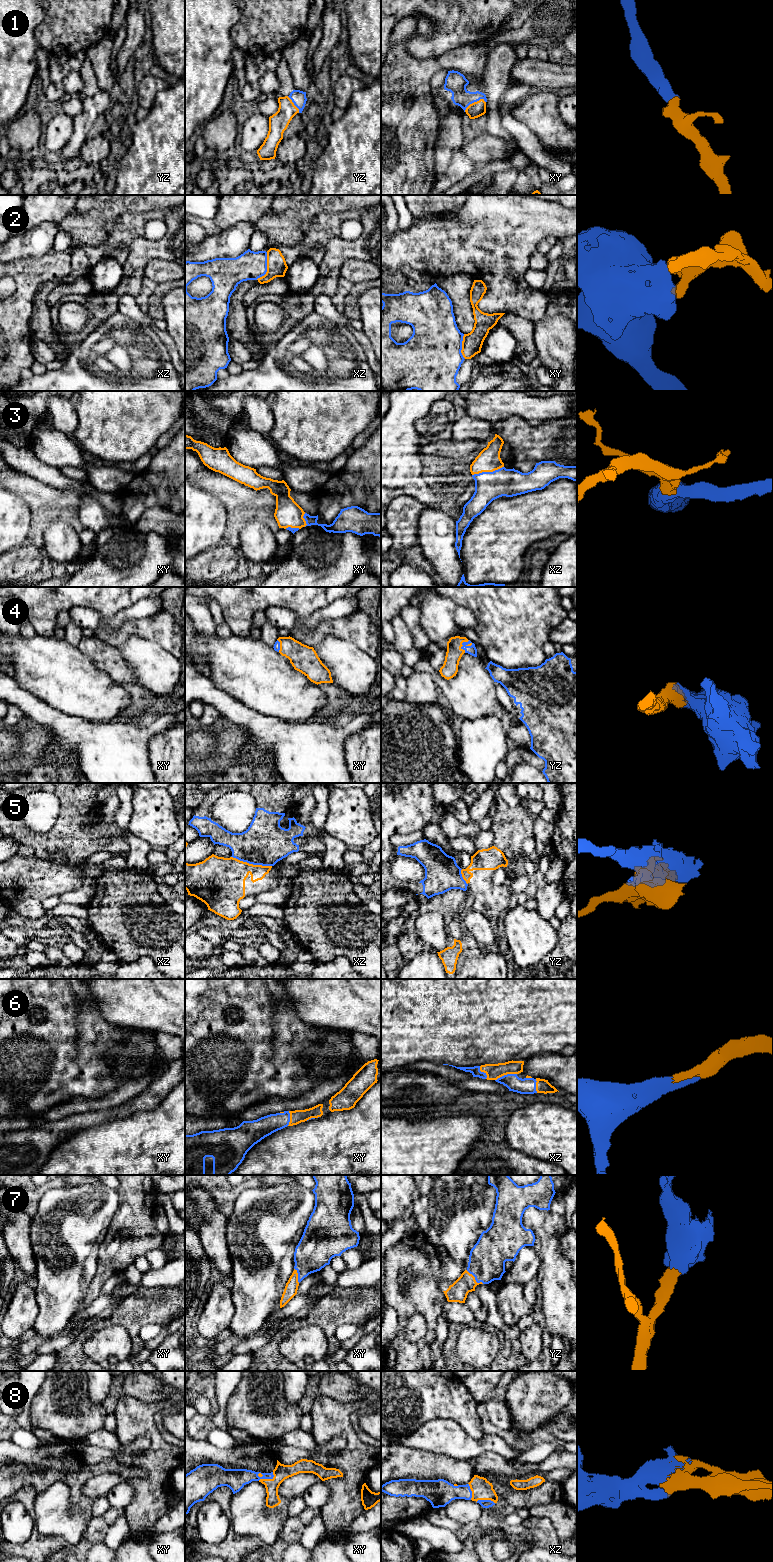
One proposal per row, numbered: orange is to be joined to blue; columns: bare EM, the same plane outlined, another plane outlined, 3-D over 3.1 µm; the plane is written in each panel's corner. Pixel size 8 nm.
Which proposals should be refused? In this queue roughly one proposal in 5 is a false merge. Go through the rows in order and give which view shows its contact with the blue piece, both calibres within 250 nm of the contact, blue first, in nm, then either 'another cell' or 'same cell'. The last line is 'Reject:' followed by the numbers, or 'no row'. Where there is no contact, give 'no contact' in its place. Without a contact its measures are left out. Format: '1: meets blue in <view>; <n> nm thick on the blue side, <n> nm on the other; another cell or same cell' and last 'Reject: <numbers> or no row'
1: meets blue in xy; 170 nm thick on the blue side, 120 nm on the other; same cell
2: meets blue in xz; 240 nm thick on the blue side, 160 nm on the other; another cell
3: meets blue in xz; 220 nm thick on the blue side, 190 nm on the other; same cell
4: meets blue in yz; 70 nm thick on the blue side, 130 nm on the other; same cell
5: meets blue in xz; 360 nm thick on the blue side, 340 nm on the other; another cell
6: meets blue in xz; 130 nm thick on the blue side, 130 nm on the other; same cell
7: meets blue in yz; 300 nm thick on the blue side, 160 nm on the other; same cell
8: meets blue in xy; 160 nm thick on the blue side, 130 nm on the other; same cell
Reject: 2, 5

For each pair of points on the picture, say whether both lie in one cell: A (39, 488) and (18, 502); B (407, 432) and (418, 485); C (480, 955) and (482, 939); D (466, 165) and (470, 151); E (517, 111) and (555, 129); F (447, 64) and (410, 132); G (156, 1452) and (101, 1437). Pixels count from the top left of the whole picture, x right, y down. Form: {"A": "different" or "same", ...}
{"A": "different", "B": "same", "C": "different", "D": "different", "E": "same", "F": "different", "G": "different"}

